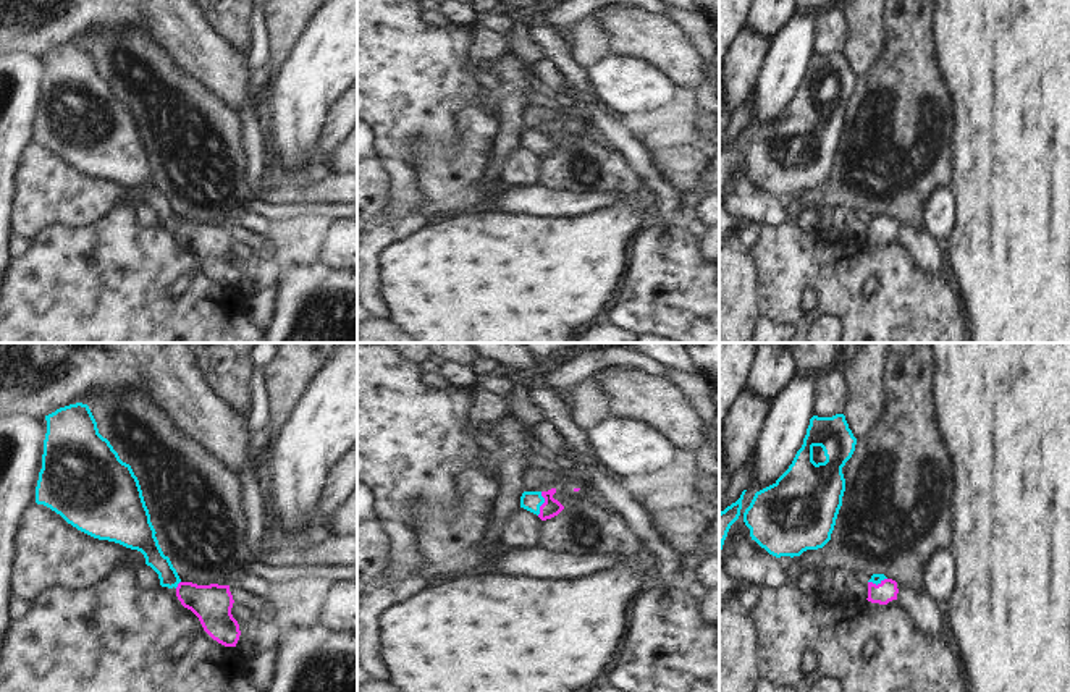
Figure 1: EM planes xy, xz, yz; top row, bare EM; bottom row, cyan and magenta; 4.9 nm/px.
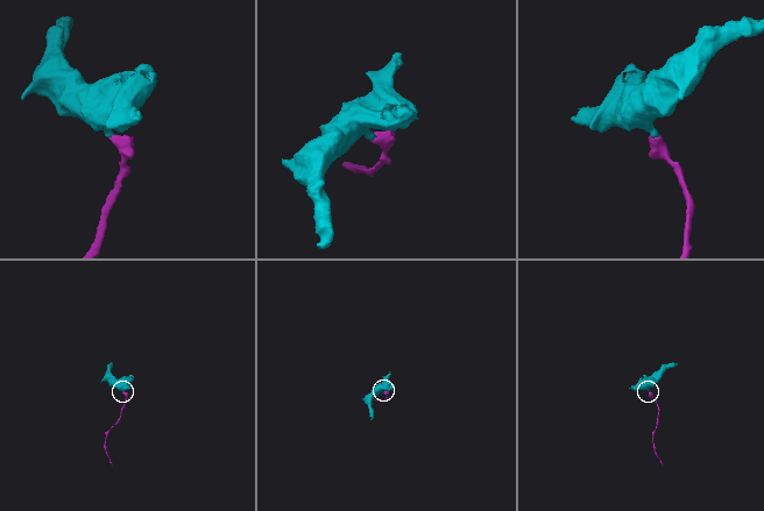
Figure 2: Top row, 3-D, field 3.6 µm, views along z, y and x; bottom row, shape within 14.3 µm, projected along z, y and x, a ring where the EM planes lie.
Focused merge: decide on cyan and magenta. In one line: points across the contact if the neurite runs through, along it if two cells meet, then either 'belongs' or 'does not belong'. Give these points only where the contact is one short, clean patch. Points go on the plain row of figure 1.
runs through xz (530, 138), (543, 139), (550, 146); belongs

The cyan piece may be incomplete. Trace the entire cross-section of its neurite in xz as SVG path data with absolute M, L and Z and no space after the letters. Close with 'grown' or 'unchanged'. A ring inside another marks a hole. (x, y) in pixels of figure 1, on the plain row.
M556 126L548 129L524 129L520 134L520 146L537 152L541 158L558 154L564 144L553 136Z | grown

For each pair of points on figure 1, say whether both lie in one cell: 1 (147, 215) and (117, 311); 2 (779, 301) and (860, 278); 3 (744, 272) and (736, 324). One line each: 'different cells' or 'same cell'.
1: different cells
2: same cell
3: same cell

